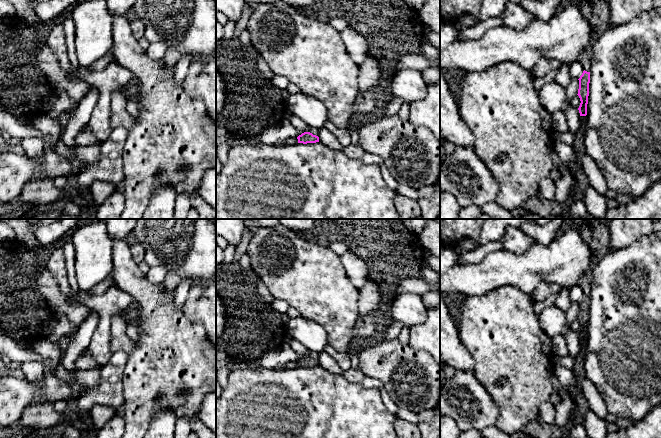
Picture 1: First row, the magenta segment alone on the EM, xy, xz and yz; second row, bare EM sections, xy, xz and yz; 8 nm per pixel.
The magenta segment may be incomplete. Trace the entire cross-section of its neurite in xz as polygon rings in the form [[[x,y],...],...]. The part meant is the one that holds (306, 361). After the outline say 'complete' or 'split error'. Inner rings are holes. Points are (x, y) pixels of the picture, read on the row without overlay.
[[[310,356],[302,357],[297,361],[297,363],[298,363],[298,367],[303,367],[303,368],[319,366],[319,361],[316,359],[313,359]]]; complete

